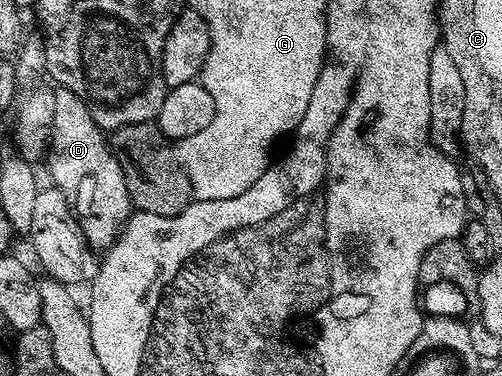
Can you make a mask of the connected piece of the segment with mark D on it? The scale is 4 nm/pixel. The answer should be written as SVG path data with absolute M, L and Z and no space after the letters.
M56 91L47 163L51 182L74 200L74 219L80 222L78 230L87 239L88 246L96 253L107 251L134 210L128 196L126 171L110 146L109 136L94 121L83 99L72 91Z

